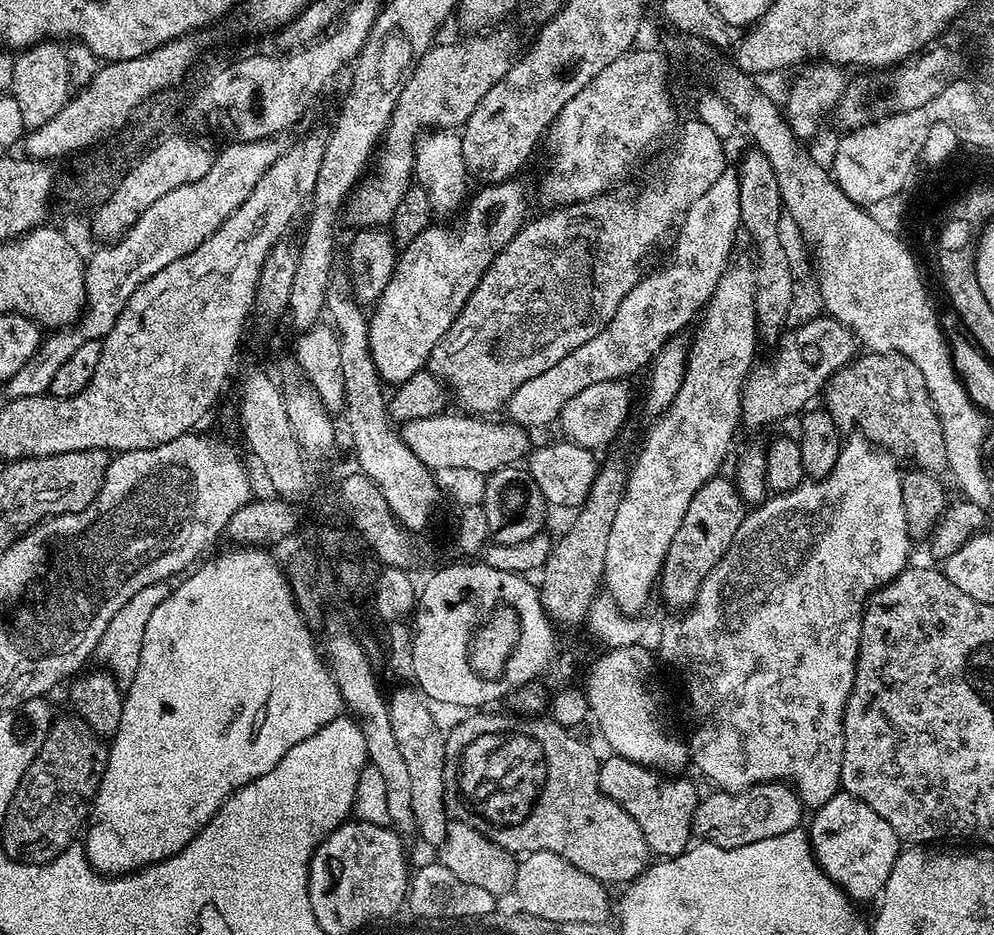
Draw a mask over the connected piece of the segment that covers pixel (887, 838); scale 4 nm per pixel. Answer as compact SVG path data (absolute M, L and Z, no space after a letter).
M843 790L817 807L814 814L810 847L820 869L853 901L875 901L900 853L898 838L892 833L890 822L866 806L866 802Z

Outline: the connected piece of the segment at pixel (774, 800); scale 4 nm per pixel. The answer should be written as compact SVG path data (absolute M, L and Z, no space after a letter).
M782 782L753 783L746 790L734 794L712 790L705 800L701 799L692 815L693 833L701 841L710 834L710 844L720 830L720 846L737 848L750 842L758 842L762 838L774 838L778 834L797 831L800 825L800 810L802 804L797 793Z

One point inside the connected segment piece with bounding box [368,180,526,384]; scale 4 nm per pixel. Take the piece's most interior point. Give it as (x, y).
(440, 264)

